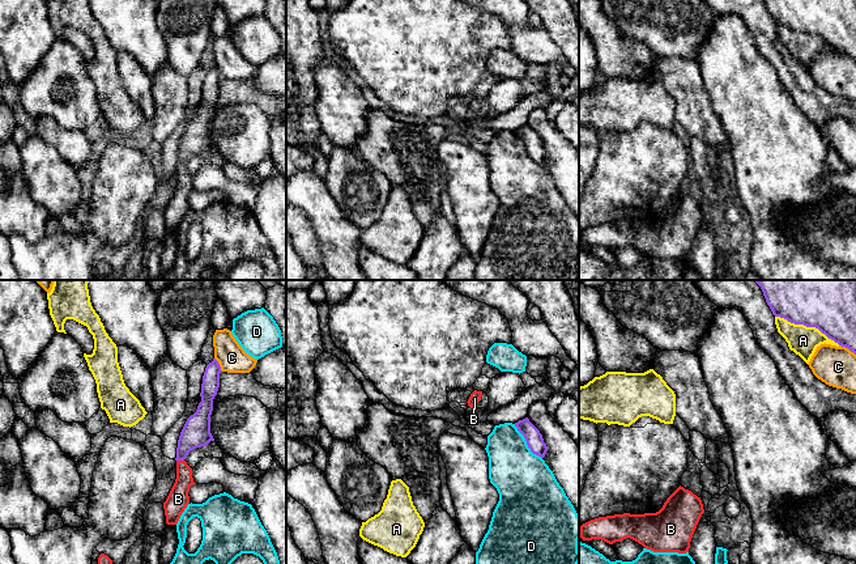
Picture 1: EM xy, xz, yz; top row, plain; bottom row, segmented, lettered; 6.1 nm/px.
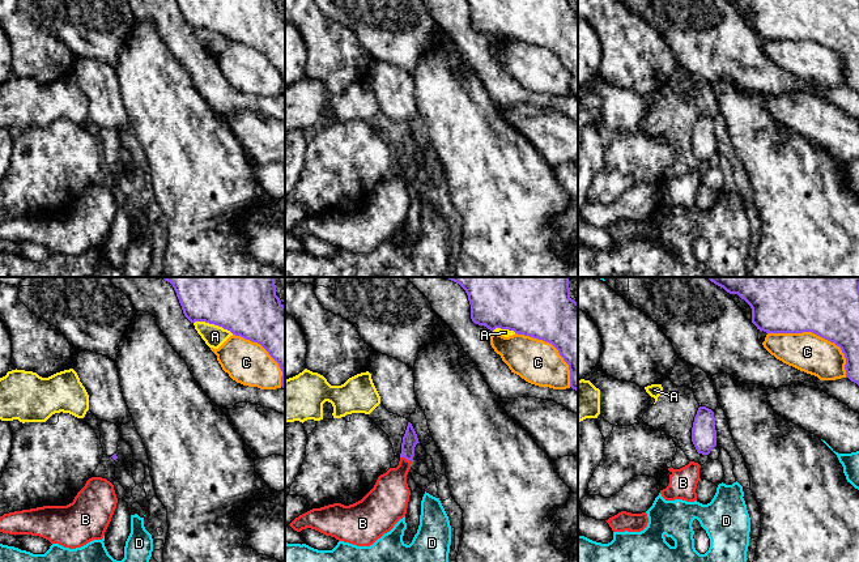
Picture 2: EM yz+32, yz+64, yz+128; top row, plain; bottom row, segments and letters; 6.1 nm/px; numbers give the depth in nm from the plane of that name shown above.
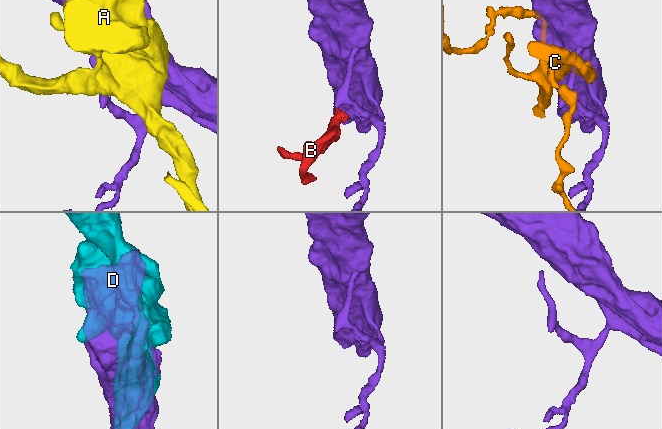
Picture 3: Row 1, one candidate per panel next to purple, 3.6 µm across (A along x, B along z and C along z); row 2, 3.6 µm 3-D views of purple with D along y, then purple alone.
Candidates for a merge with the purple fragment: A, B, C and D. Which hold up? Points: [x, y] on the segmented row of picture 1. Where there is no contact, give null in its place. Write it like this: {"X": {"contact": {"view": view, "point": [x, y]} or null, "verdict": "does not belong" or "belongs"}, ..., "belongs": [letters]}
{"A": {"contact": {"view": "yz", "point": [808, 326]}, "verdict": "does not belong"}, "B": {"contact": {"view": "xy", "point": [181, 459]}, "verdict": "belongs"}, "C": {"contact": {"view": "yz", "point": [847, 347]}, "verdict": "does not belong"}, "D": {"contact": {"view": "xz", "point": [527, 442]}, "verdict": "does not belong"}, "belongs": ["B"]}

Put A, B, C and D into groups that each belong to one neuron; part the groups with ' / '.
A / B / C / D

